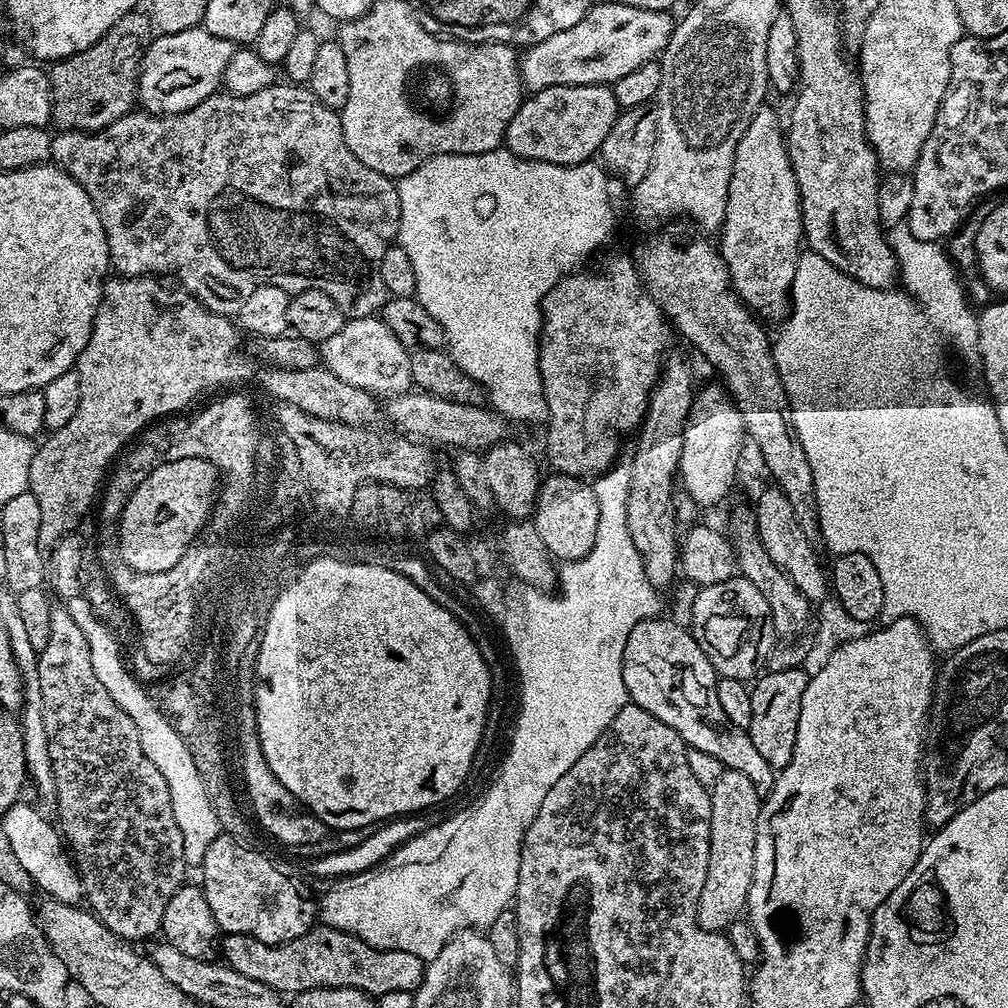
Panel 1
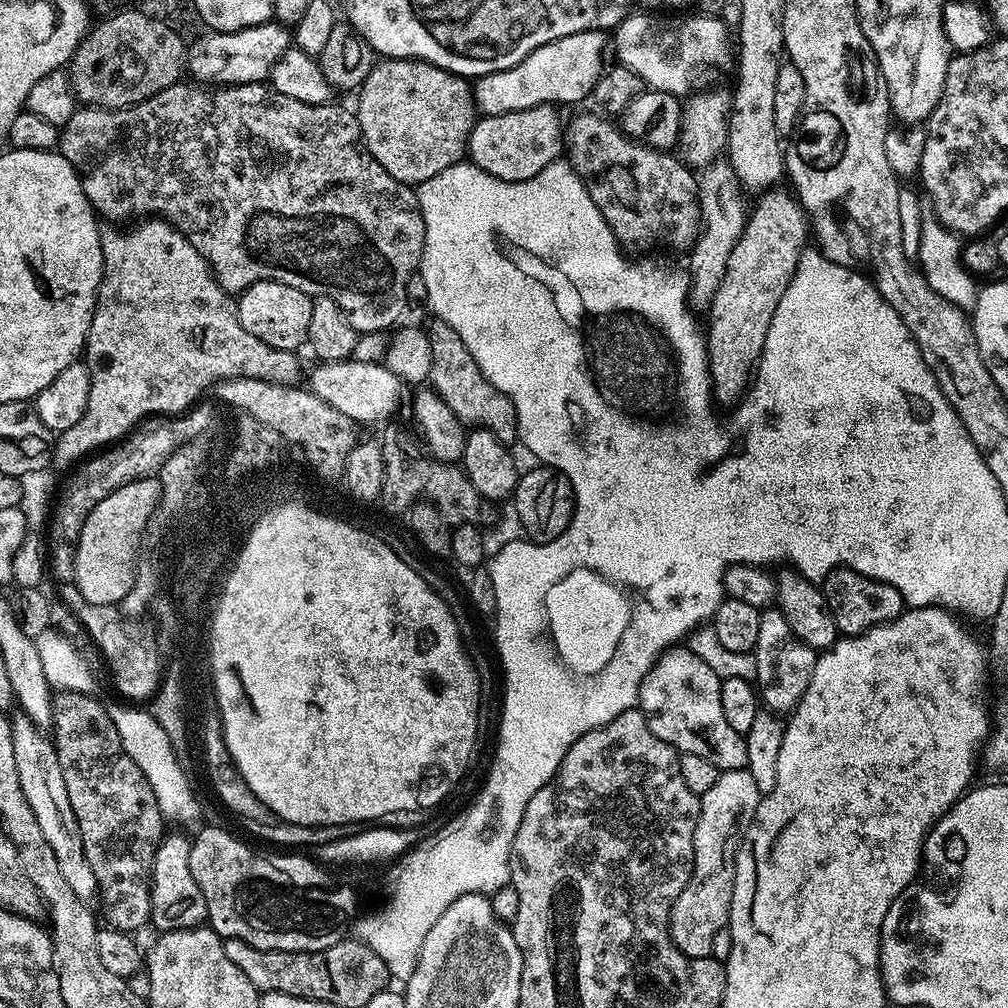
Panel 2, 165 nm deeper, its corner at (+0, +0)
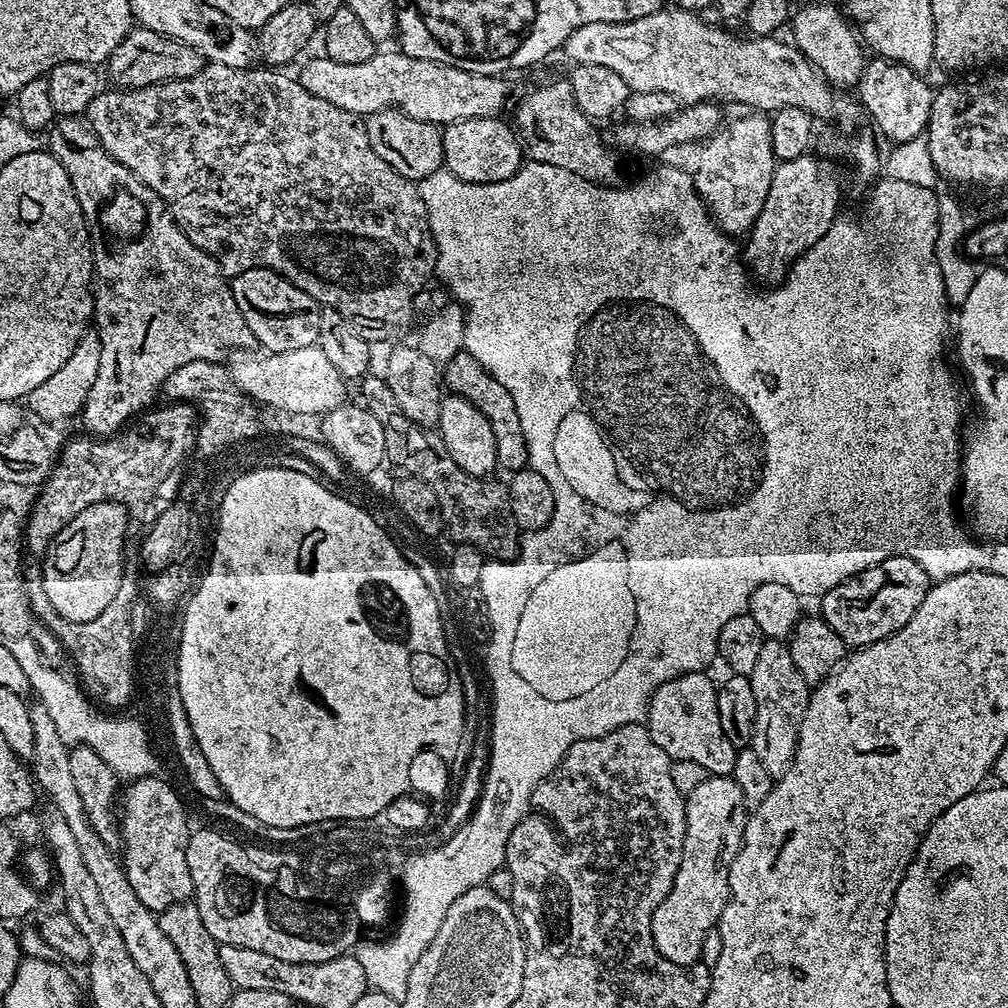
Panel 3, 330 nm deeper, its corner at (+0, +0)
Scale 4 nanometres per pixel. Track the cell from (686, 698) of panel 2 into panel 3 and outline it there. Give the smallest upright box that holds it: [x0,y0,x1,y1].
[646,671,737,776]

